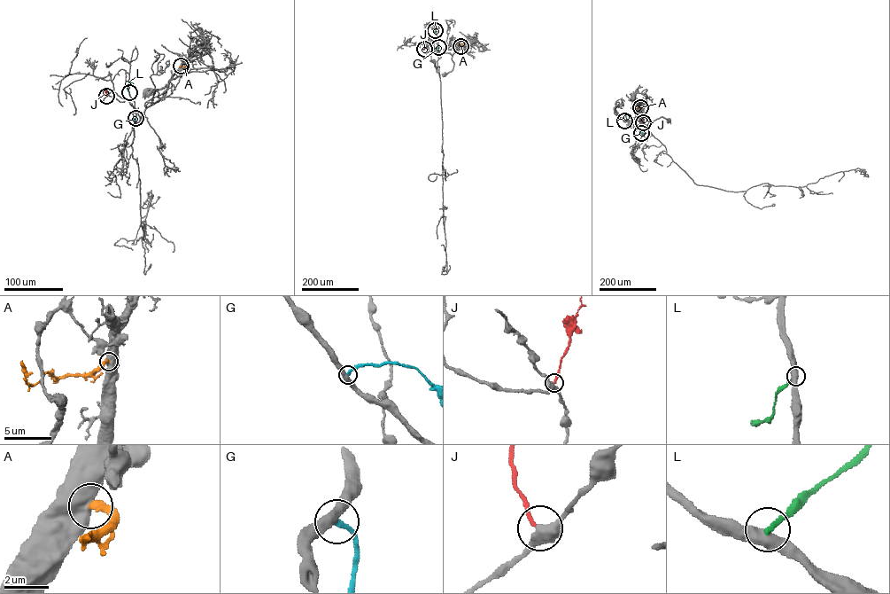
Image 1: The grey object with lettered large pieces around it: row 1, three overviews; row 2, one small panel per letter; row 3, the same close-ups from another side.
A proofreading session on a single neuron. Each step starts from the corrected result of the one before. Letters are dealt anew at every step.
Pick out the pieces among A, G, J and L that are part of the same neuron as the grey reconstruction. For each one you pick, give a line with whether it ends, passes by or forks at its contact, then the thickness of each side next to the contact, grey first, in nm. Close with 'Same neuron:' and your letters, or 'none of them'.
Same neuron: none of them

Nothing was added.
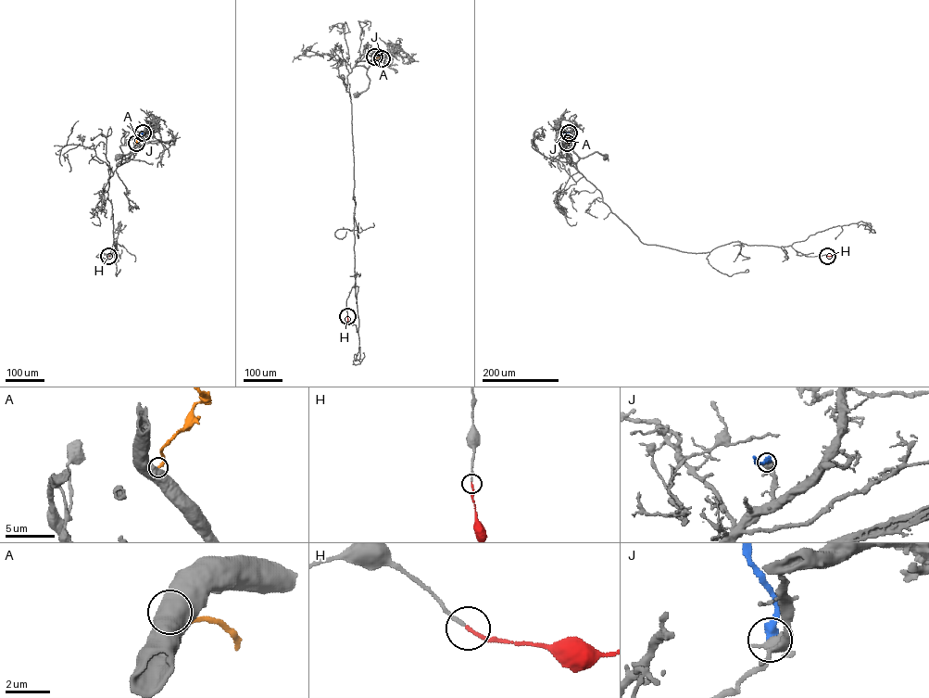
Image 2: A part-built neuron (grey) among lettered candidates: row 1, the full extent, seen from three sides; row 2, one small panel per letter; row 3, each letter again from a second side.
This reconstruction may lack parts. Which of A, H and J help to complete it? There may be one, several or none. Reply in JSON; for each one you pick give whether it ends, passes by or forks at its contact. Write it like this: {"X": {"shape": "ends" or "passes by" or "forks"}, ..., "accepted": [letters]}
{"H": {"shape": "ends"}, "accepted": ["H"]}

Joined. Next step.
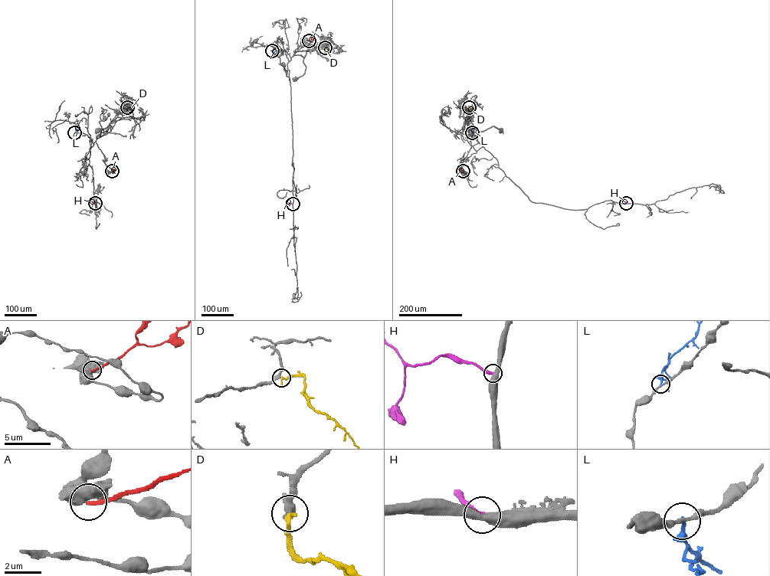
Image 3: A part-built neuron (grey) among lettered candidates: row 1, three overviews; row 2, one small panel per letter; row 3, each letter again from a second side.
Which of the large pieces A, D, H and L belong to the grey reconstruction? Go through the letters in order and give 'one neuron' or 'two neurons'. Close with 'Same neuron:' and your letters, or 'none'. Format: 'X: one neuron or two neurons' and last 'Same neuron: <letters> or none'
A: two neurons
D: one neuron
H: two neurons
L: two neurons
Same neuron: D

